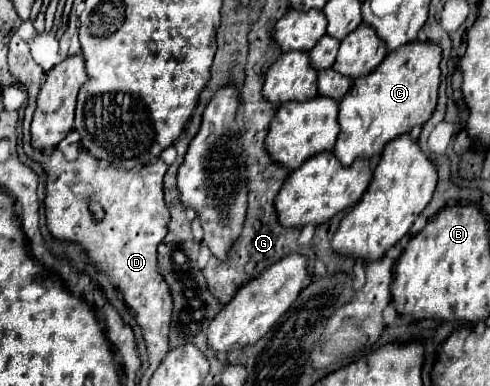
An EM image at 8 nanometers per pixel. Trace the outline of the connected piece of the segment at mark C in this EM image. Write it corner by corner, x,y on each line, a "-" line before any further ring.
411,42
389,52
375,72
351,84
351,90
339,102
341,132
333,148
333,154
343,166
351,166
357,158
371,160
381,156
387,142
411,132
415,126
423,126
431,118
437,104
439,62
441,54
435,46
429,42

